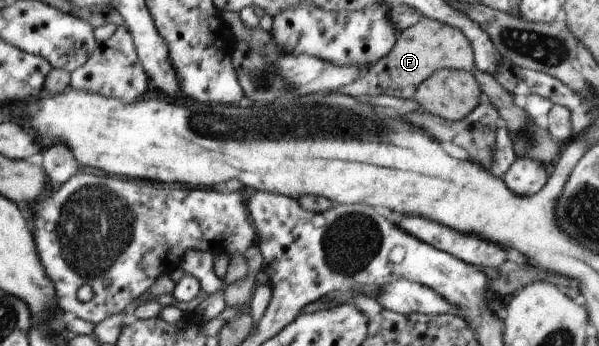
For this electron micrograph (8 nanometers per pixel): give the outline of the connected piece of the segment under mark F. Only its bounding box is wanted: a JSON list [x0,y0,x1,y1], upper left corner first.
[337,16,475,99]

